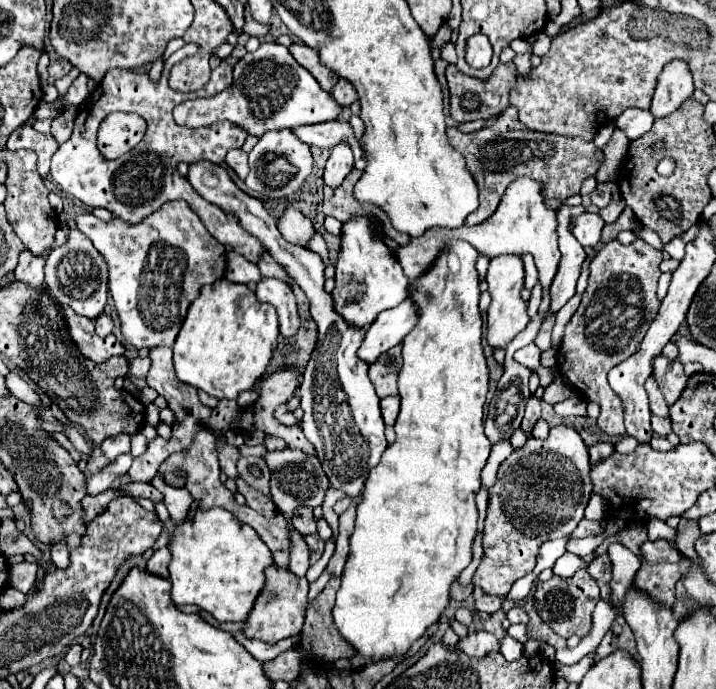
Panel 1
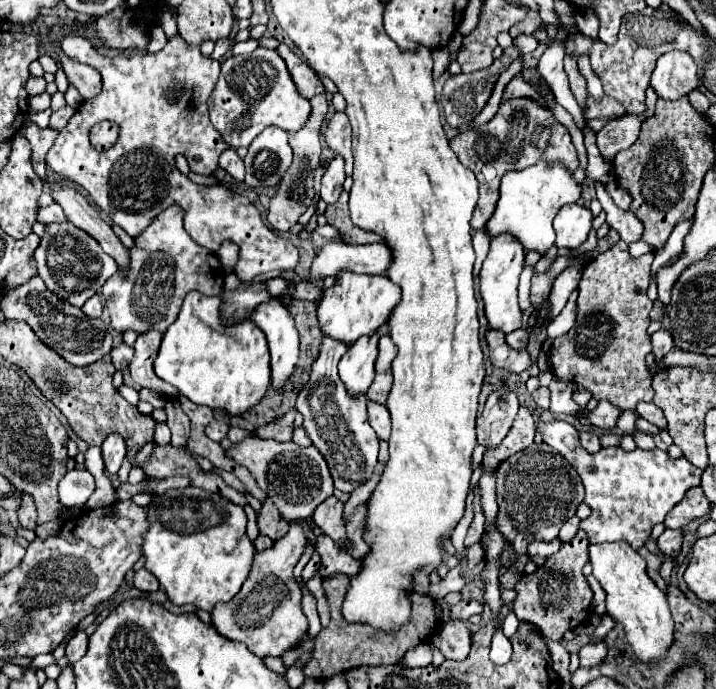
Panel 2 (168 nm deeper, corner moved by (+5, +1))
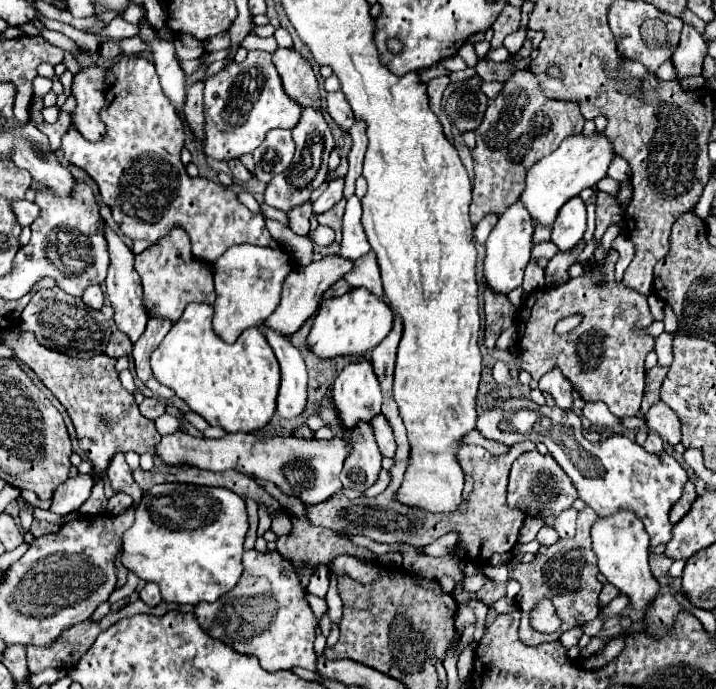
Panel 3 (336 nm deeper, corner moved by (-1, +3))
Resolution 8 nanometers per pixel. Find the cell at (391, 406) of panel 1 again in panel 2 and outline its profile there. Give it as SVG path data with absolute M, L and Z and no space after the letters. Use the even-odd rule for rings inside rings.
M369 400L367 410L369 410L371 426L373 426L373 430L377 432L377 436L379 436L381 440L387 440L389 434L391 434L391 418L389 418L389 410L387 410L383 404L377 404L377 402L373 402L373 400Z

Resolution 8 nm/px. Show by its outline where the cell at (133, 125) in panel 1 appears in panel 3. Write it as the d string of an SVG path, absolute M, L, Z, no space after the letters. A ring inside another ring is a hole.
M99 66L83 68L71 86L71 92L77 100L77 106L73 110L73 126L77 132L81 132L83 138L89 142L97 142L103 138L103 122L99 120L99 110L105 104L105 74Z

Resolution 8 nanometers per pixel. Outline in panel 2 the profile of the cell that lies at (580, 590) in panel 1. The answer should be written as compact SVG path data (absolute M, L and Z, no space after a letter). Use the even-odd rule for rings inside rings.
M579 530L579 534L571 542L563 544L557 554L549 556L545 566L541 566L533 574L523 574L515 584L517 590L517 600L513 604L515 616L519 620L539 626L543 636L549 640L561 640L567 630L575 630L579 624L583 624L583 620L591 612L593 592L585 576L581 574L583 564L589 560L587 546L589 540L585 538L585 532Z

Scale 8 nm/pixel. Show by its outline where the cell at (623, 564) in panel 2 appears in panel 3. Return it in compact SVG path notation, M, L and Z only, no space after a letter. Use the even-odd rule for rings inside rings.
M619 510L613 516L599 518L591 526L591 540L593 540L593 550L599 560L599 570L601 574L621 590L621 594L629 596L629 602L635 610L645 612L651 604L651 600L659 592L659 584L653 578L649 570L649 536L643 528L643 522L631 512L631 510Z

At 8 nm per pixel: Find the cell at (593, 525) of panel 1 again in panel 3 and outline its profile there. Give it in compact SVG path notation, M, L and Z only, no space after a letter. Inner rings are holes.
M567 508L561 516L555 518L555 530L561 538L567 538L567 536L573 536L575 534L575 516L577 512L573 508Z

